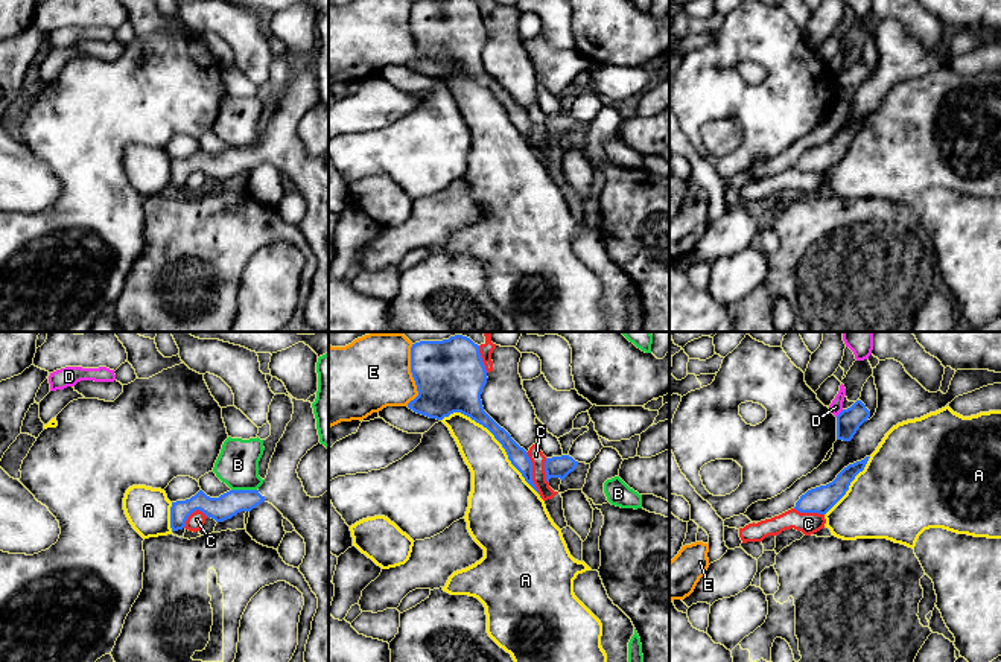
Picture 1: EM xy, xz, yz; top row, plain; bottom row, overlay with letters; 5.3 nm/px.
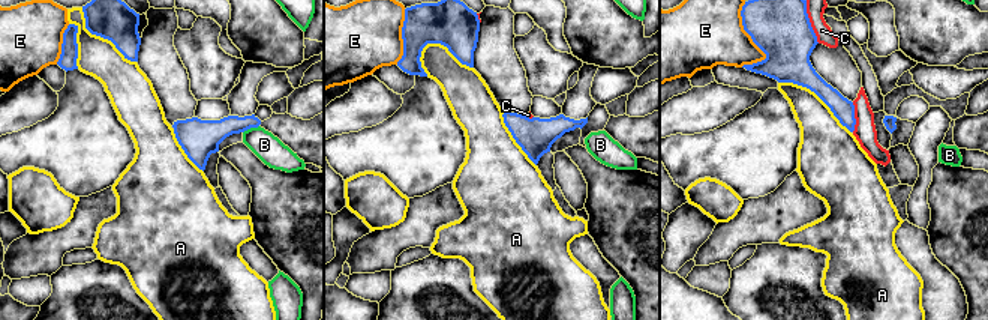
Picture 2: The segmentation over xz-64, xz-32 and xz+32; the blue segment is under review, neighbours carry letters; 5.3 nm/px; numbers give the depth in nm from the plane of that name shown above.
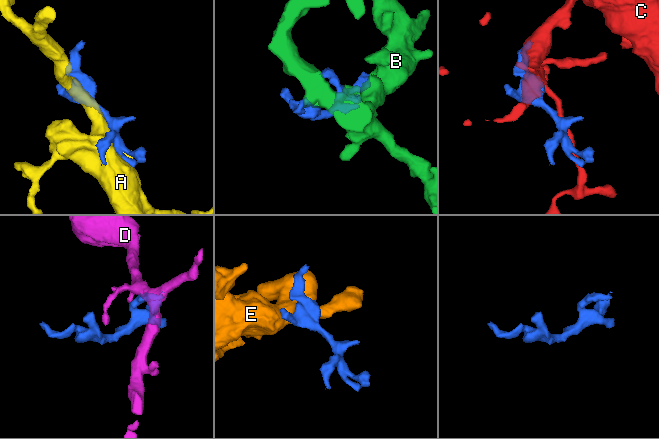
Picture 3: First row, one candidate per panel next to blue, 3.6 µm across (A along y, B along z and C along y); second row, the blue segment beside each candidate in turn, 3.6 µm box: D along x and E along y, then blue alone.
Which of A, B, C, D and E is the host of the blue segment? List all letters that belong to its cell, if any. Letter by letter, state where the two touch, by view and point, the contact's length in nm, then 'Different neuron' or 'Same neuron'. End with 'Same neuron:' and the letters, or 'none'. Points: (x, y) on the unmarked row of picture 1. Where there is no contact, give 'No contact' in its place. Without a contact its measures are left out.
A: Touches blue at xz (498, 99). Shared border 650 nm. Different neuron
B: Touches blue at xy (244, 149). Shared border 140 nm. Different neuron
C: Touches blue at xz (531, 134). Shared border 260 nm. Different neuron
D: Touches blue at yz (840, 72). Shared border 60 nm. Different neuron
E: Touches blue at xz (413, 34). Shared border 320 nm. Different neuron
Same neuron: none

